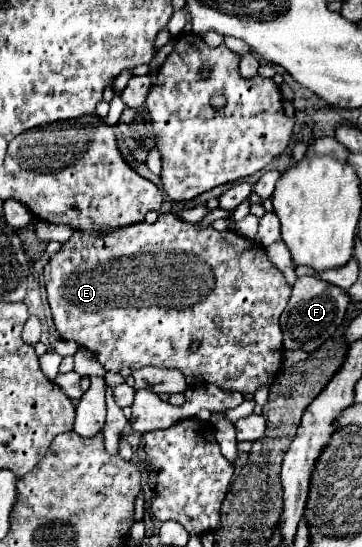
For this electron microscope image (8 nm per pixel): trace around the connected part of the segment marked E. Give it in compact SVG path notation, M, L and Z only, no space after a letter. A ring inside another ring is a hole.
M162 213L158 215L154 225L148 223L134 223L130 227L124 227L122 231L112 231L110 235L86 235L80 231L74 231L72 237L62 245L62 249L50 257L50 261L44 267L44 279L46 279L46 293L52 315L54 315L54 325L60 333L62 339L66 341L76 341L80 347L88 349L94 353L98 363L104 365L106 371L120 371L124 367L130 367L132 371L154 365L154 367L164 367L164 369L180 369L186 375L188 387L200 385L200 383L216 383L224 391L240 391L240 393L254 393L260 385L270 385L274 383L280 367L282 367L282 331L278 325L280 313L284 311L288 297L290 297L290 285L286 283L284 275L276 265L268 259L266 251L256 245L252 239L240 237L236 231L214 231L212 227L198 229L194 223L184 223L178 219L174 213ZM192 341L200 341L200 347L196 351L190 349Z

